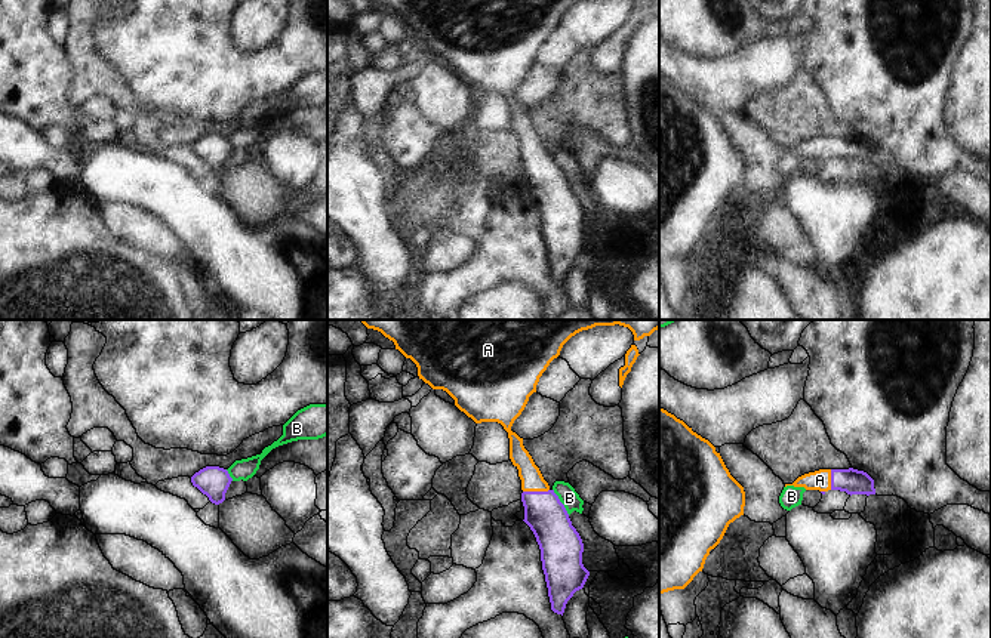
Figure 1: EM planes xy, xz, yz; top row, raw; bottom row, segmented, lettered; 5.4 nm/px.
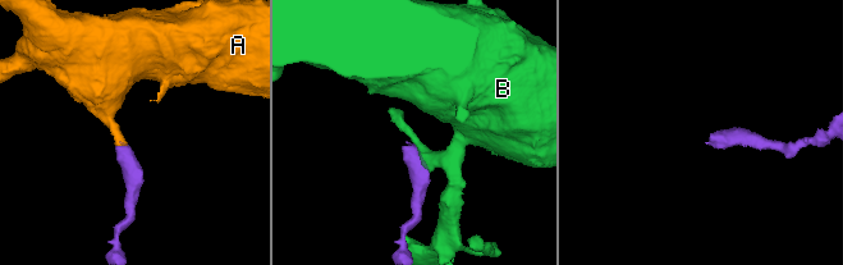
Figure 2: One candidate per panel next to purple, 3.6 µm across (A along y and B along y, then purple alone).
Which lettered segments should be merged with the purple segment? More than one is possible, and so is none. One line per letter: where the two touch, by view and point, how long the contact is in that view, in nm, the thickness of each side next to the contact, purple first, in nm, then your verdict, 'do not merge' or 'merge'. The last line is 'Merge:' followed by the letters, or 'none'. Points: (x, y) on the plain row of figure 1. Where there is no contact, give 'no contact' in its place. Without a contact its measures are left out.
A: meets purple in xz at (535, 160); contact 140 nm long; 220 nm thick on the purple side, 120 nm on the other; merge
B: meets purple in xz at (560, 170); contact 170 nm long; 220 nm thick on the purple side, 100 nm on the other; do not merge
Merge: A

